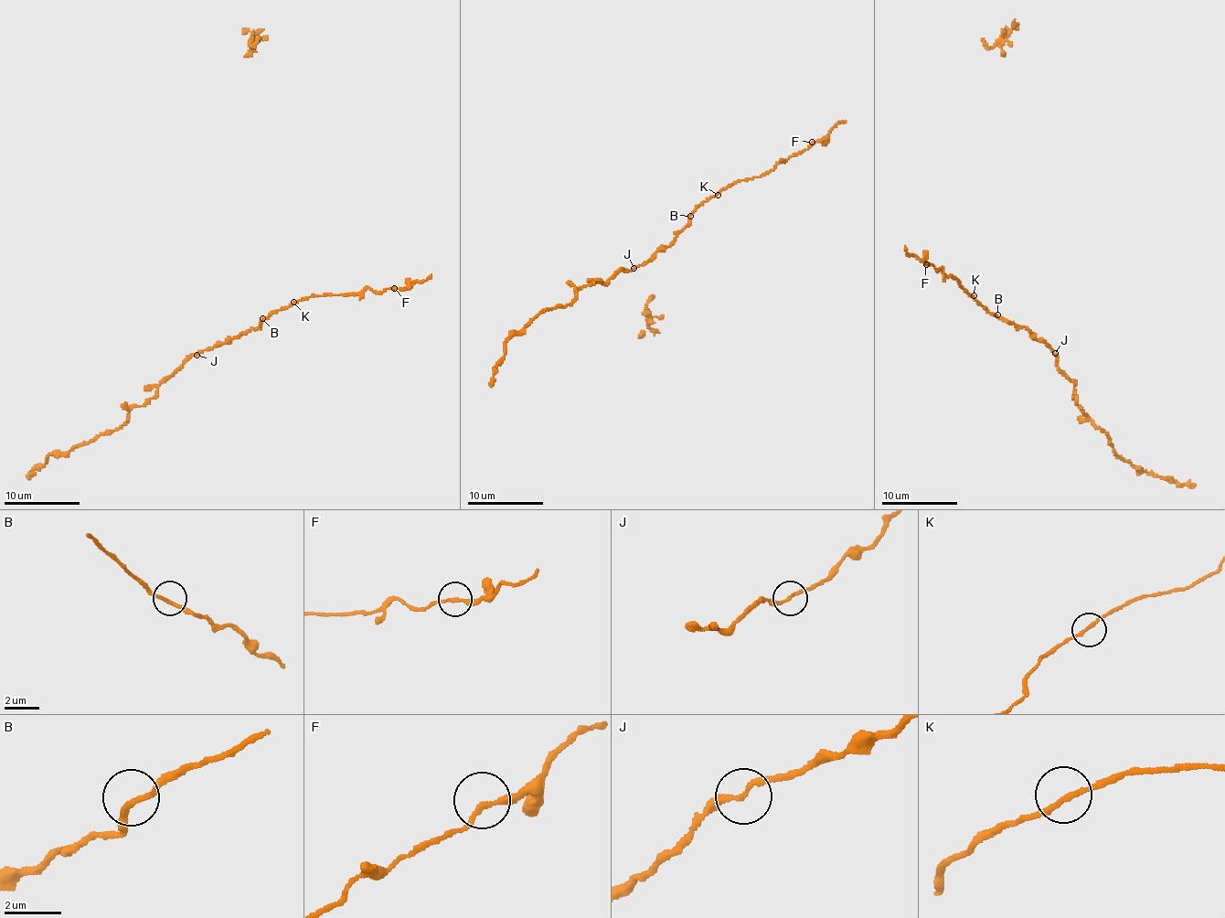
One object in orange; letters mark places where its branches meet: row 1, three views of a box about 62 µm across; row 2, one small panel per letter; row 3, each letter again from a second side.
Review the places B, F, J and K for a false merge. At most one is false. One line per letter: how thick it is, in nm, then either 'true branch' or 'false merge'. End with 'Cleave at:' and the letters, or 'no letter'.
B: calibre 180 nm; true branch
F: calibre 190 nm; true branch
J: calibre 190 nm; true branch
K: calibre 170 nm; true branch
Cleave at: no letter

